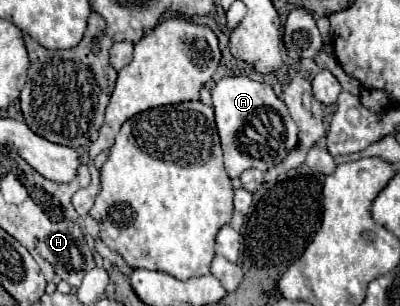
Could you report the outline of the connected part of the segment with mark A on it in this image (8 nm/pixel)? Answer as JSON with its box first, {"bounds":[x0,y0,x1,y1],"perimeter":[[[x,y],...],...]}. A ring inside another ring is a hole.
{"bounds":[212,75,298,179],"perimeter":[[[246,75],[224,77],[214,85],[212,101],[224,151],[224,165],[232,179],[240,177],[240,173],[250,167],[268,171],[282,163],[286,155],[296,147],[298,127],[290,117],[284,101],[276,97],[274,89],[268,83],[254,81]]]}

